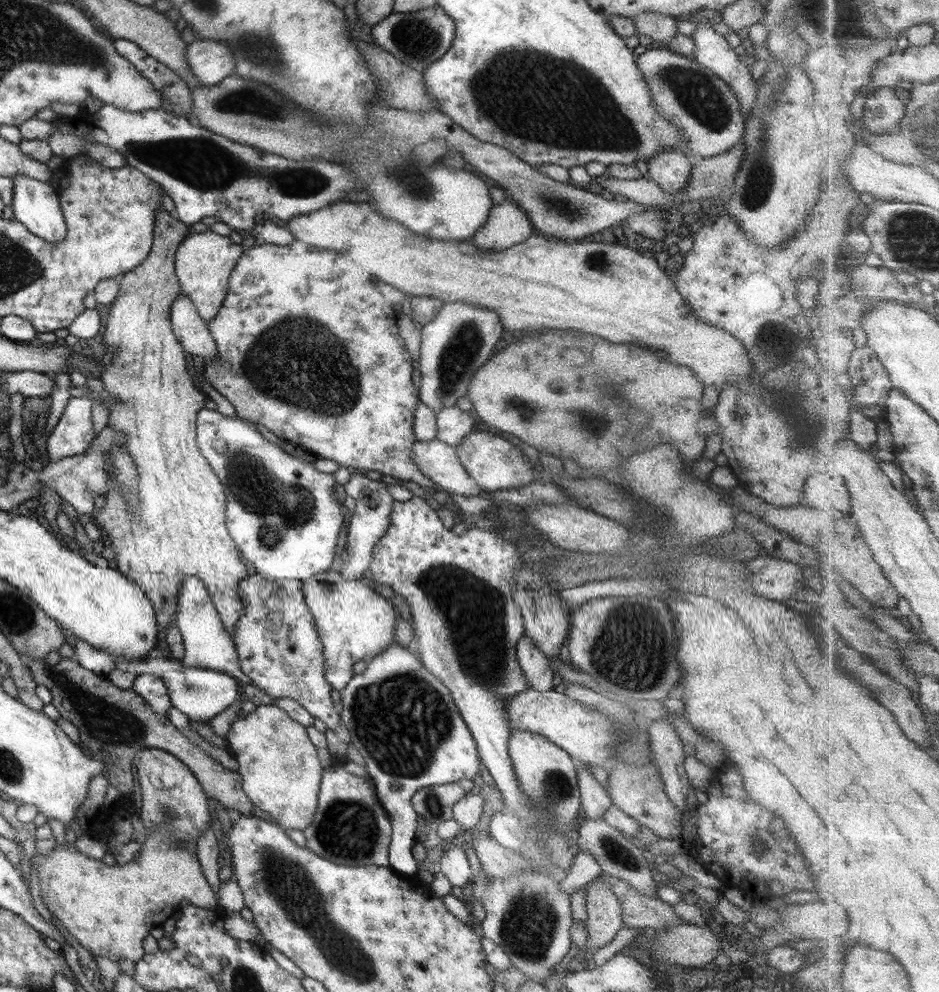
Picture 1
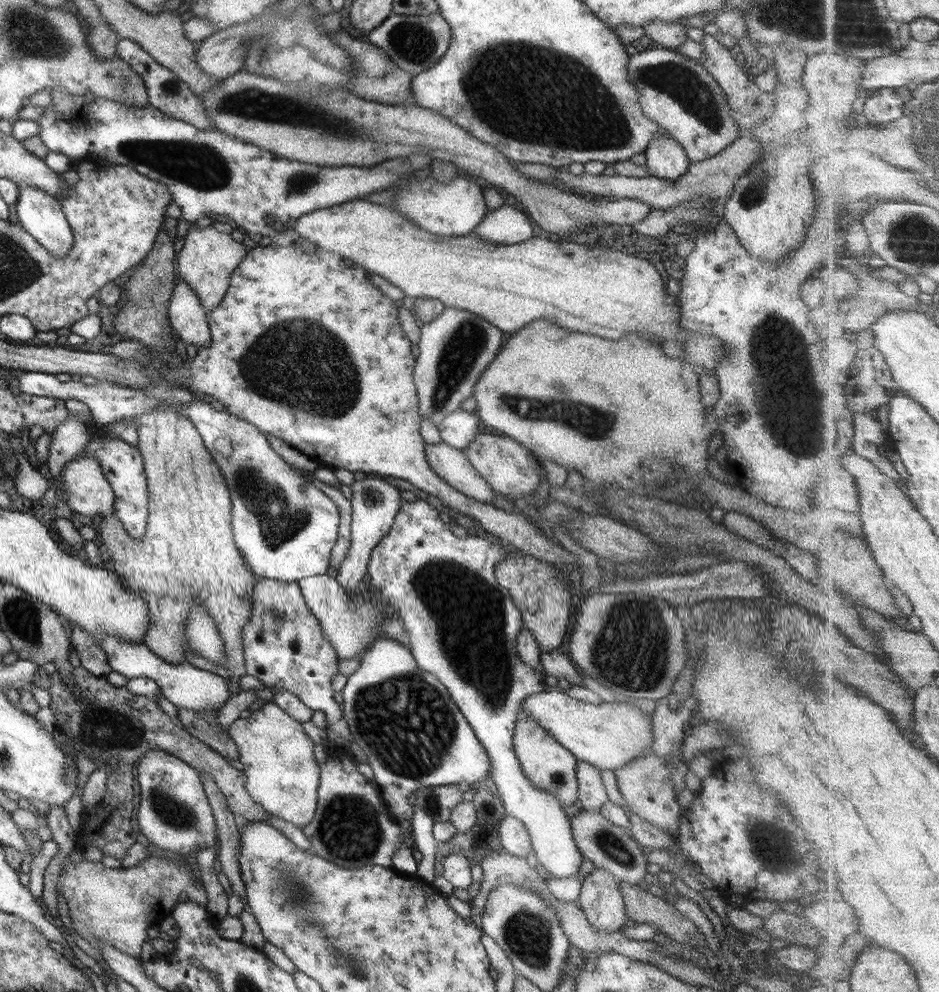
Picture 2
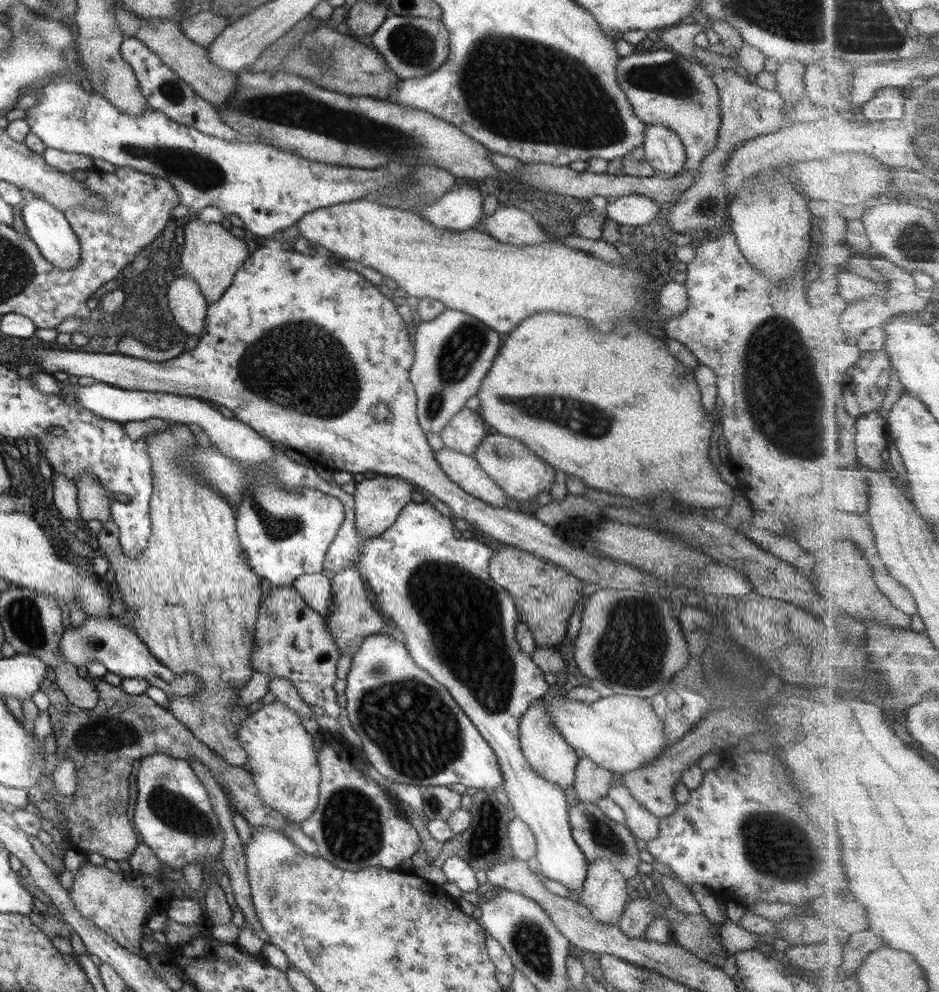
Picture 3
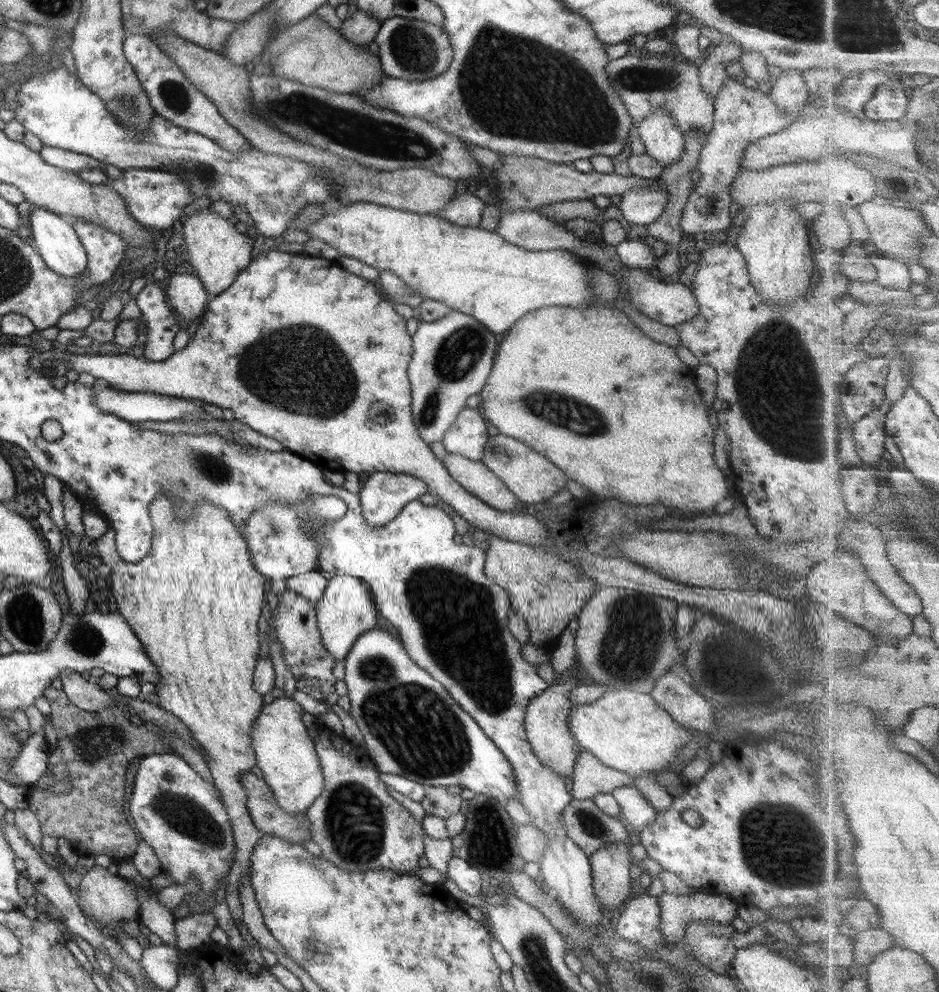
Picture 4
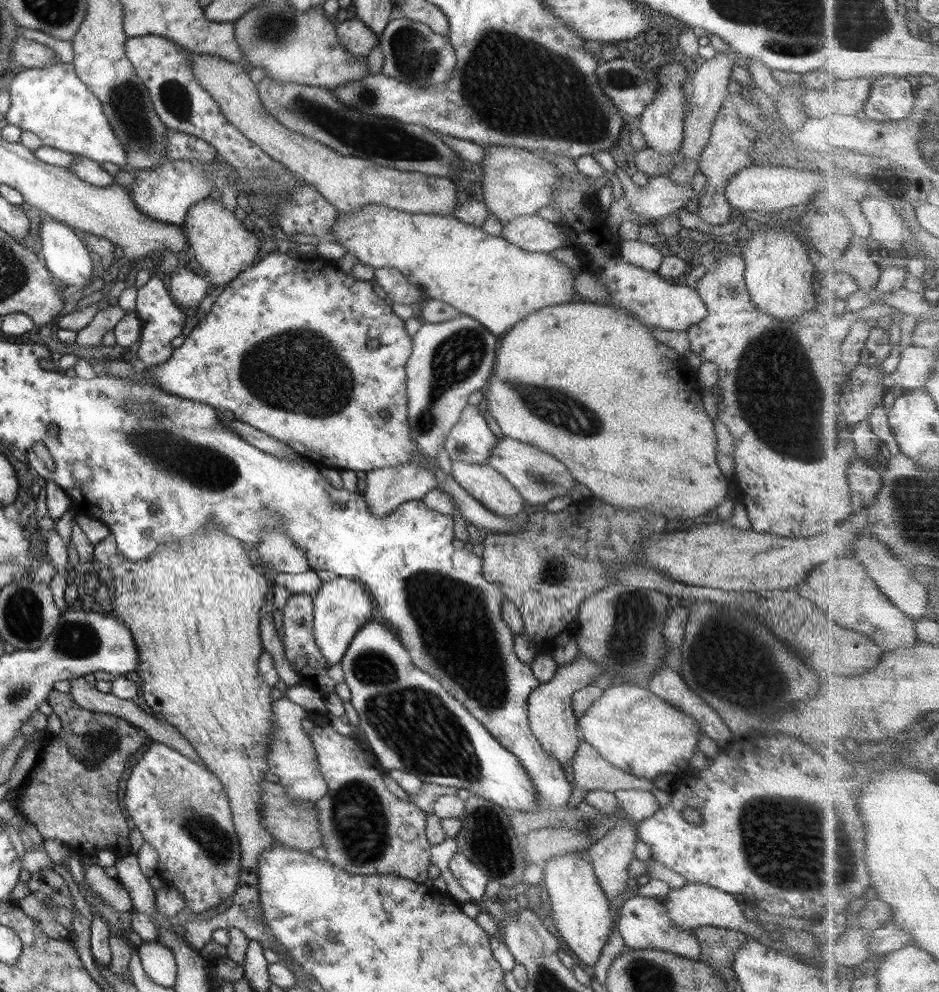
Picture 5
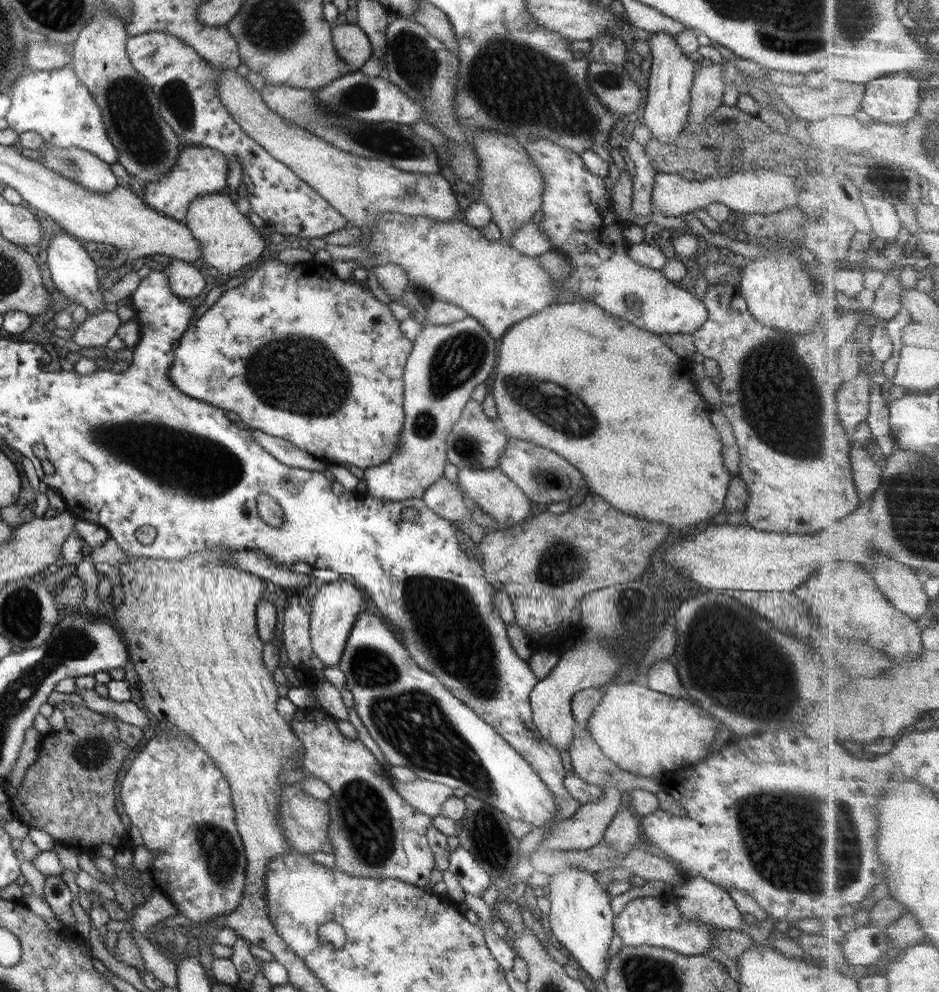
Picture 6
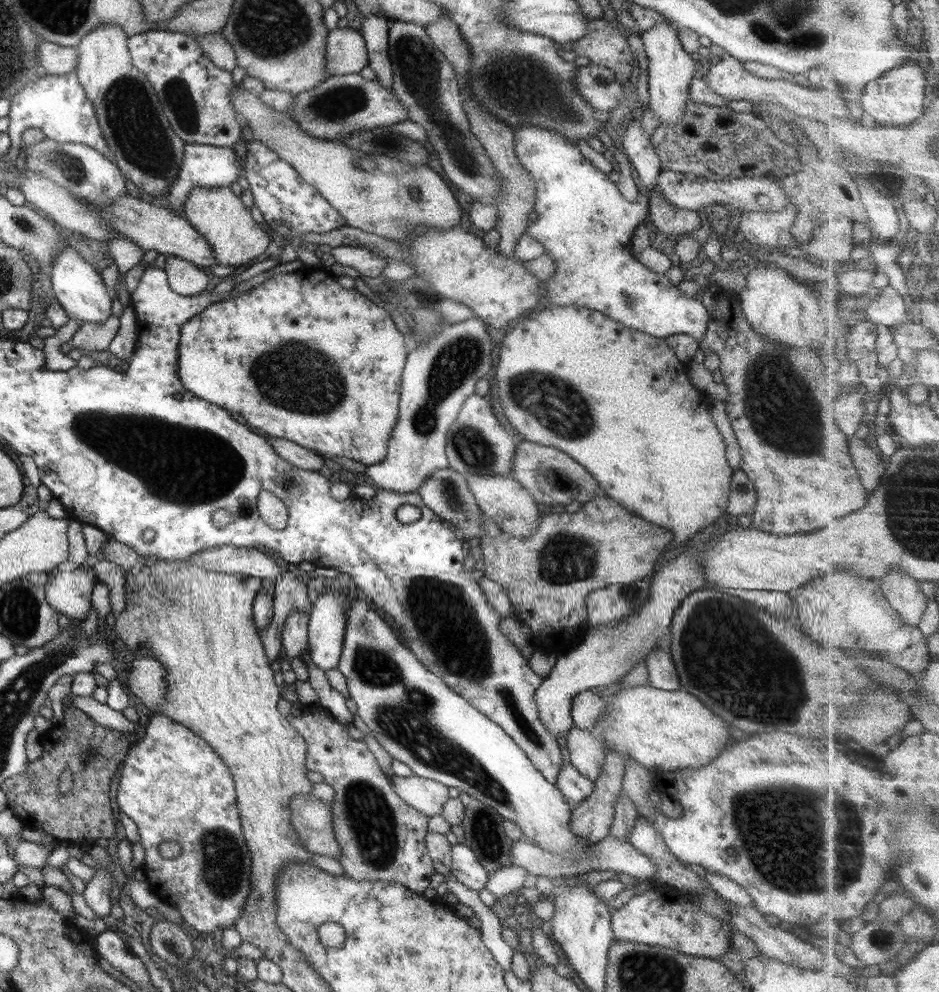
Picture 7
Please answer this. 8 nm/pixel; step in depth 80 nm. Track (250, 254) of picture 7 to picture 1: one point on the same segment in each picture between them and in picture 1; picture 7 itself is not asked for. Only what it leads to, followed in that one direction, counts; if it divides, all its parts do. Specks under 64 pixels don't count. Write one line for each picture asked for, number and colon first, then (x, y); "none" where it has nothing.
1: (203, 261)
2: (205, 262)
3: (211, 256)
4: (217, 251)
5: (218, 242)
6: (228, 241)

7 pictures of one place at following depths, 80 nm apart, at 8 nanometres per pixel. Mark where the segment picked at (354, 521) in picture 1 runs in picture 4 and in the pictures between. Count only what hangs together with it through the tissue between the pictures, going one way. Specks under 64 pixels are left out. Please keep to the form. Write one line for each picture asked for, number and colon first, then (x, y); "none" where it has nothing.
2: (374, 503)
3: (351, 618)
4: (345, 609)

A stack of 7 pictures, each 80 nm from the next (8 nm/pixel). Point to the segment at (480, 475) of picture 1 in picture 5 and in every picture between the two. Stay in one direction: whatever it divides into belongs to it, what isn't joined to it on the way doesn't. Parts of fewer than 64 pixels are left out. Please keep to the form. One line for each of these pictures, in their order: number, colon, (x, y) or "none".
2: (493, 456)
3: (523, 476)
4: (529, 476)
5: (537, 477)

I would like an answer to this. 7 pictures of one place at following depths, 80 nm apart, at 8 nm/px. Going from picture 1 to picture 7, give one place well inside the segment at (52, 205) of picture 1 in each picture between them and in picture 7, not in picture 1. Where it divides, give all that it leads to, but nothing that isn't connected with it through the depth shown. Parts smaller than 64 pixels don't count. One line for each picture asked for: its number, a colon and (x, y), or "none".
2: (41, 216)
3: (51, 234)
4: (54, 239)
5: (65, 256)
6: (72, 271)
7: (80, 292)

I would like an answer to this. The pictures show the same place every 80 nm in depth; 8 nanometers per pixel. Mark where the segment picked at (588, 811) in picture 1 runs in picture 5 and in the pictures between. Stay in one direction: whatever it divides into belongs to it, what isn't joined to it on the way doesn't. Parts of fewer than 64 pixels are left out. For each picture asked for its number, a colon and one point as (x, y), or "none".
2: (590, 792)
3: (591, 783)
4: (590, 777)
5: (590, 771)

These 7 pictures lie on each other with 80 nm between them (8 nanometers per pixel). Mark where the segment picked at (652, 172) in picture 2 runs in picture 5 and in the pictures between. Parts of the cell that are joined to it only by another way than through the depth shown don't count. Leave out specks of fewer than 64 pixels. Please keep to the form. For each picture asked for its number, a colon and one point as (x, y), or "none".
3: (663, 151)
4: (662, 140)
5: (661, 121)

